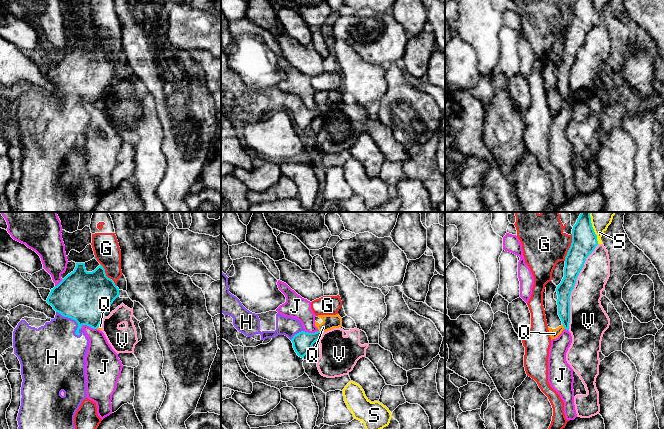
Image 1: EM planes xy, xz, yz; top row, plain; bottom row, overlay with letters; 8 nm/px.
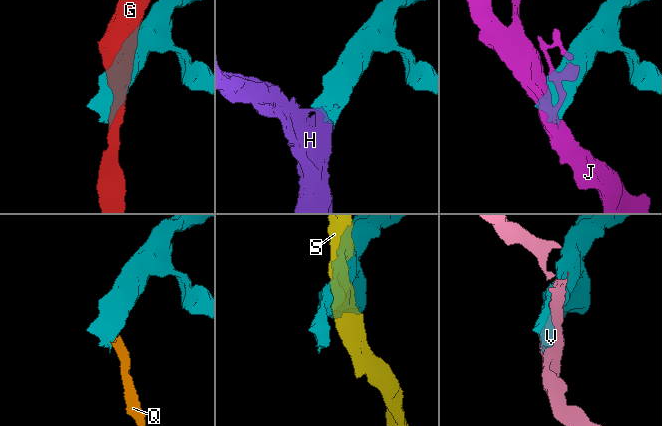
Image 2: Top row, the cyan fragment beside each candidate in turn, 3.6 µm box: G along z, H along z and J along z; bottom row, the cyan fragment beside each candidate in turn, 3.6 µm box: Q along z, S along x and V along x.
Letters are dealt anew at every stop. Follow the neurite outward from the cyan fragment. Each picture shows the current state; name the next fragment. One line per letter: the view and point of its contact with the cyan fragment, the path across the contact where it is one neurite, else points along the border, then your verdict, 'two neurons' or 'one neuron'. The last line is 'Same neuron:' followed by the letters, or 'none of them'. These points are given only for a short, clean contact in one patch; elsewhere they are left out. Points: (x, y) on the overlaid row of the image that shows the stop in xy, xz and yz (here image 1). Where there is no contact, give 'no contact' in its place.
G: contact yz (570, 247); two neurons
H: contact xy (73, 319); one neuron
J: contact xy (89, 326); two neurons
Q: contact xz (320, 331); border xz (319, 330), (322, 332); two neurons
S: contact yz (592, 228); two neurons
V: contact yz (573, 287); two neurons
Same neuron: H

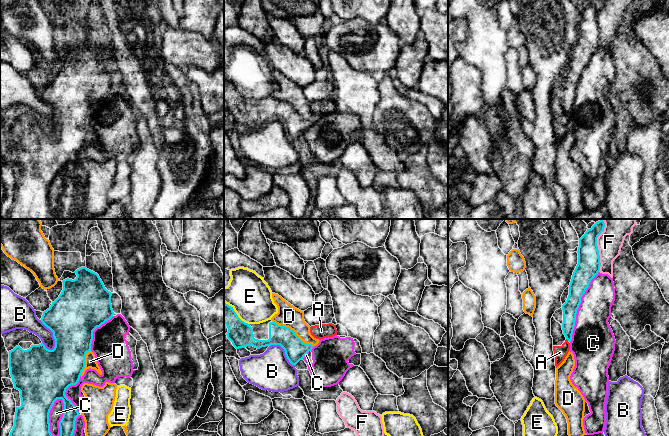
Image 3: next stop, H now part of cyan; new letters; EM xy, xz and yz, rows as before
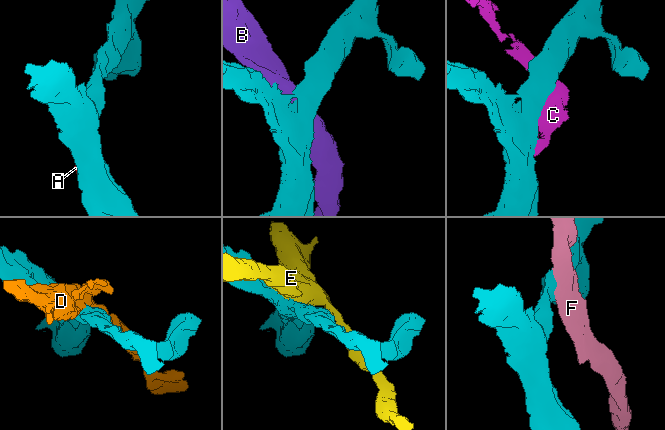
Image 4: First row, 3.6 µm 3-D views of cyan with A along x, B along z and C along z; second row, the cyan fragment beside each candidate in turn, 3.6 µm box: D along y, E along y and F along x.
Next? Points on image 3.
A: contact yz (567, 339); border yz (566, 338), (568, 340); two neurons
B: contact xy (53, 335); border xy (40, 320), (52, 332), (54, 339), (54, 348), (52, 350); two neurons
C: contact xy (48, 415); two neurons
D: contact xz (293, 331); two neurons
E: contact xz (236, 314); two neurons
F: contact yz (596, 245); two neurons
Same neuron: none of them

